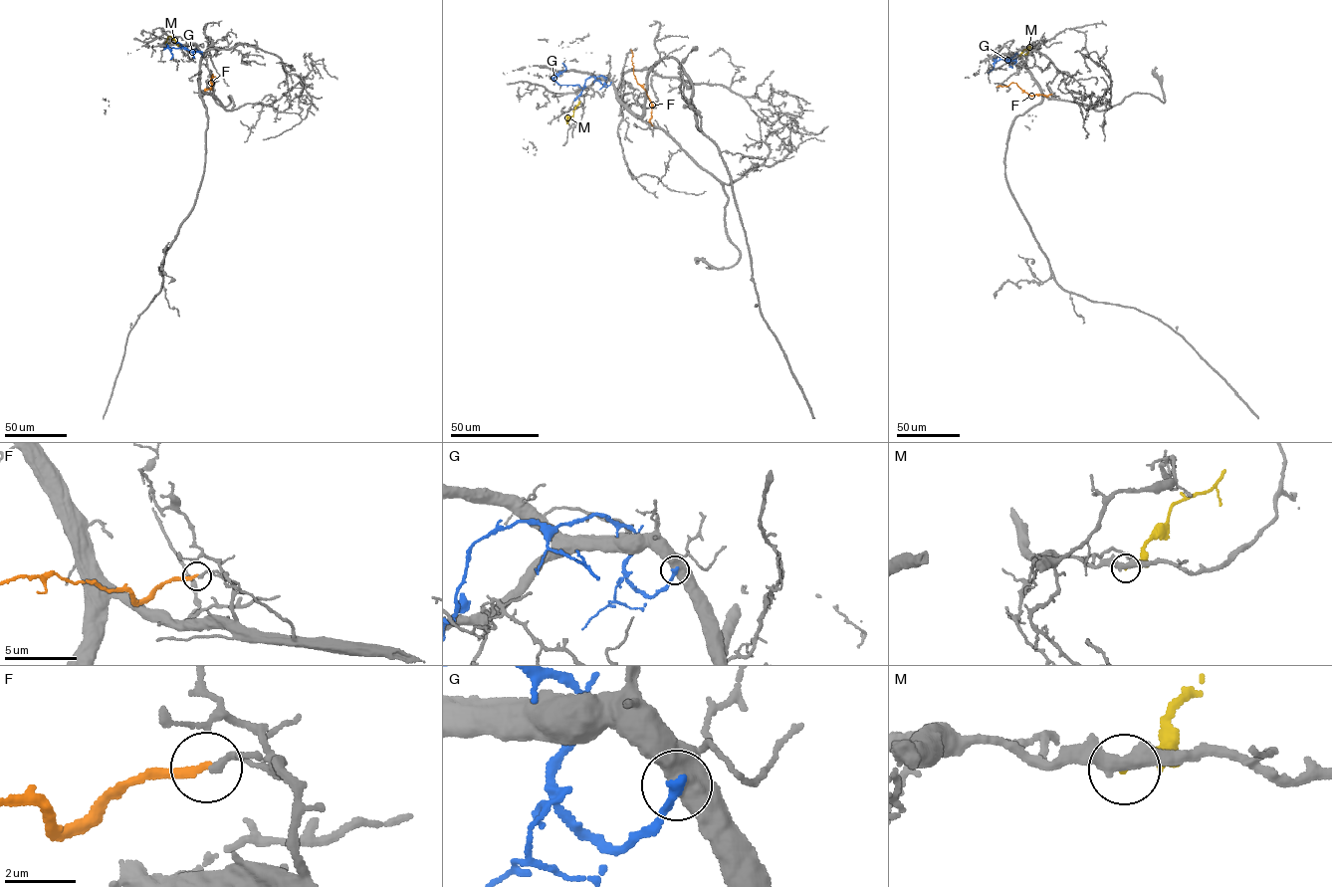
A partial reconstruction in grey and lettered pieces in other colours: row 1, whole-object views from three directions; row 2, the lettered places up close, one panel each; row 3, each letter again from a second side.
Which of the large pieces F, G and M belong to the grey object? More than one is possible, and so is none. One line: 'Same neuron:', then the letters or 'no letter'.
Same neuron: no letter

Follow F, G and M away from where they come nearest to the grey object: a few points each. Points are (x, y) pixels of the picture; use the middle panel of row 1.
F: (652, 125), (649, 119), (651, 103), (633, 74), (631, 49)
G: (611, 82), (606, 85), (601, 76), (588, 77), (581, 88), (559, 85), (554, 81), (565, 70), (562, 62)
M: (579, 102), (570, 116)

